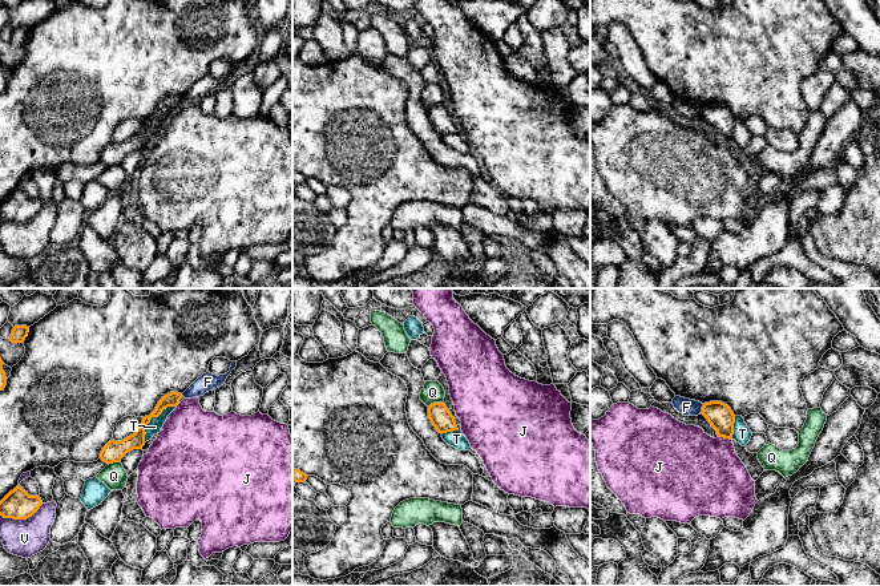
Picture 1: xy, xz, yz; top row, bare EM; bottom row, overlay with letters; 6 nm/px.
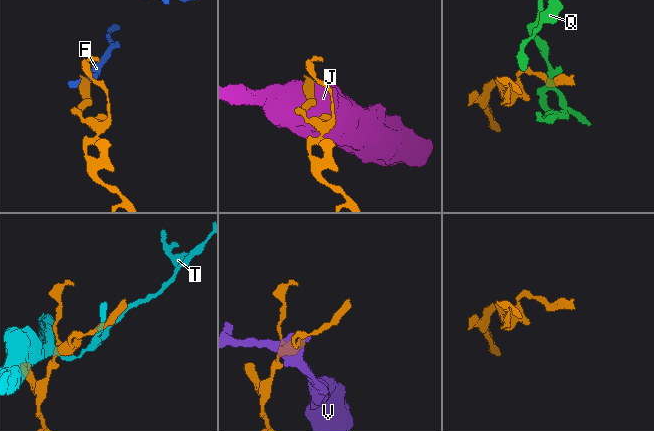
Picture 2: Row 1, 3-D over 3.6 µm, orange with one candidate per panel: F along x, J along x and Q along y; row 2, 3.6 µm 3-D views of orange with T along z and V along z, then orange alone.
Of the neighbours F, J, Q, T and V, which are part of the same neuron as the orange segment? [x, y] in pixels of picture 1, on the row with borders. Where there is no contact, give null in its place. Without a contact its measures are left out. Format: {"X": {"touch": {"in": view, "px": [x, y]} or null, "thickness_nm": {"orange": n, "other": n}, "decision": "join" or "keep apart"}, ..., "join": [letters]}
{"F": {"touch": {"in": "yz", "px": [702, 408]}, "thickness_nm": {"orange": 160, "other": 100}, "decision": "keep apart"}, "J": {"touch": {"in": "yz", "px": [725, 437]}, "thickness_nm": {"orange": 160, "other": 440}, "decision": "keep apart"}, "Q": {"touch": {"in": "xz", "px": [435, 403]}, "thickness_nm": {"orange": 140, "other": 130}, "decision": "keep apart"}, "T": {"touch": {"in": "xy", "px": [150, 419]}, "thickness_nm": {"orange": 100, "other": 80}, "decision": "keep apart"}, "V": {"touch": {"in": "xy", "px": [21, 518]}, "thickness_nm": {"orange": 180, "other": 220}, "decision": "keep apart"}, "join": []}

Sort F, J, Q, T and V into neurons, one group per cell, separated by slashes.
F / J / Q / T / V

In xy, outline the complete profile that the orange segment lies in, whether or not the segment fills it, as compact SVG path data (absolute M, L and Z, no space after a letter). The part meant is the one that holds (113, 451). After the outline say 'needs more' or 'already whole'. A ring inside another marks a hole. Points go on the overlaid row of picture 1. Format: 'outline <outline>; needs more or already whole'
outline M170 392L165 395L157 404L156 409L149 415L142 417L142 423L140 428L130 435L129 437L114 441L110 440L101 450L100 458L105 461L108 465L113 462L120 462L121 458L133 449L142 449L145 445L145 428L150 423L153 417L158 417L164 409L167 407L177 407L179 400L182 399L182 393Z; already whole

